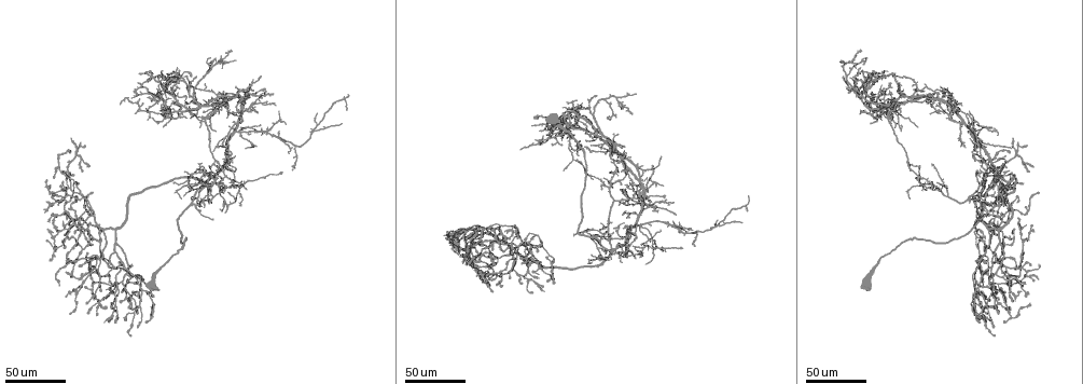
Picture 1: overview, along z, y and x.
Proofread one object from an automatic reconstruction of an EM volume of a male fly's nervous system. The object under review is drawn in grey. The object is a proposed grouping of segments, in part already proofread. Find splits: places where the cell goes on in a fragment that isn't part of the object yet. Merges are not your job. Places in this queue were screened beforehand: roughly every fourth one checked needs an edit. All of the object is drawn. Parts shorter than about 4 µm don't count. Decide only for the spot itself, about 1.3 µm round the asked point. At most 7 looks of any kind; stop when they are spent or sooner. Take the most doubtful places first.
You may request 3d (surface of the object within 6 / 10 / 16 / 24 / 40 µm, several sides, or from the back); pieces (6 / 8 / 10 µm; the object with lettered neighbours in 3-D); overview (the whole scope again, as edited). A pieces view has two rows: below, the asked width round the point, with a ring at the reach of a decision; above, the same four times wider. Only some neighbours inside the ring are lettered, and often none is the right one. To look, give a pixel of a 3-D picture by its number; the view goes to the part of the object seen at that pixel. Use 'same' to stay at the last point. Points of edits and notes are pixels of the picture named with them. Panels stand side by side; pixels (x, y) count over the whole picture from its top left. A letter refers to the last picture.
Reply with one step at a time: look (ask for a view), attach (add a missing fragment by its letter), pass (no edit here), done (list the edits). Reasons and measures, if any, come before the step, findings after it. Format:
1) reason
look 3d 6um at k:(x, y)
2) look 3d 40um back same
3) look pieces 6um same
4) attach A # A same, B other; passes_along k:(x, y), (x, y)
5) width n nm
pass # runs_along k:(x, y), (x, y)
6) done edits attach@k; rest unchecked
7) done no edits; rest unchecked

end of a long branch
look 3d 24um at 1:(520, 148)

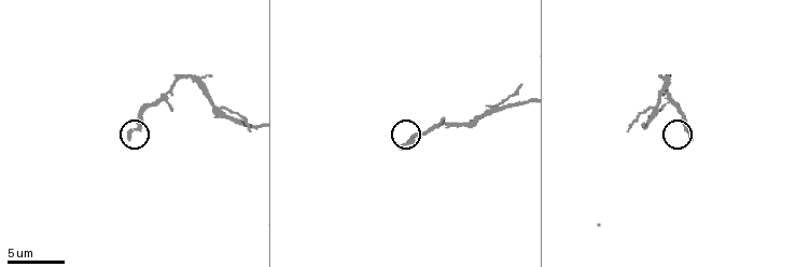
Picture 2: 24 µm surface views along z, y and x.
look pieces 6um at 2:(126, 138)

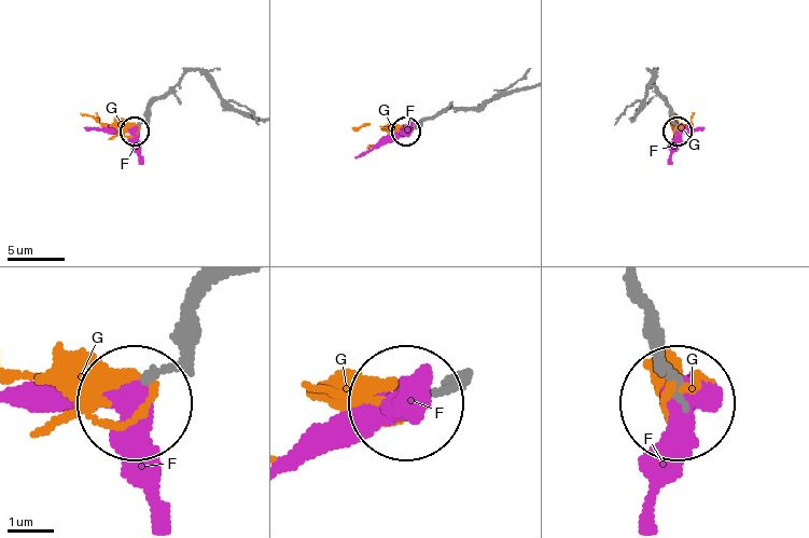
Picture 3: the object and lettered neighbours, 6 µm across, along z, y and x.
pass # F other, G other; runs_along 3:(212, 286), (197, 332), (147, 398); none of them fits

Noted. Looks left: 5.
free end
look 3d 40um at 1:(662, 158)

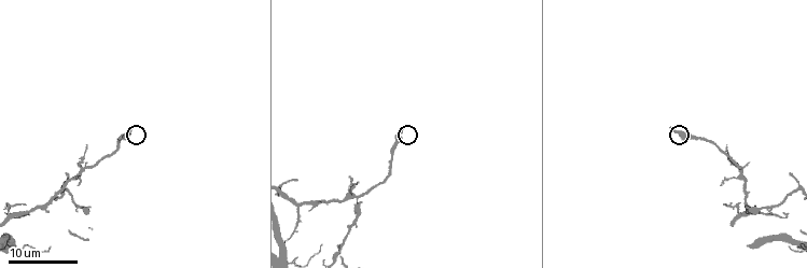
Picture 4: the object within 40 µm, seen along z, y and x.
look 3d 6um at 4:(671, 129)

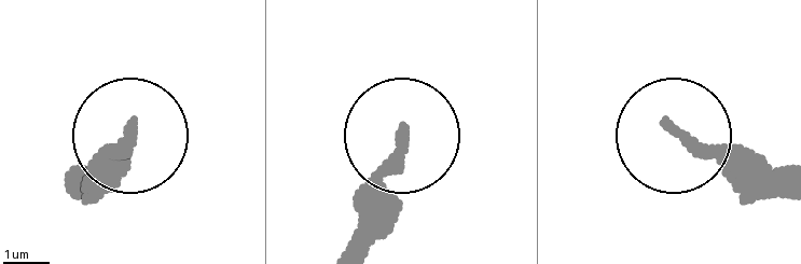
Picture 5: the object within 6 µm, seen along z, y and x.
look pieces 10um at 5:(130, 126)

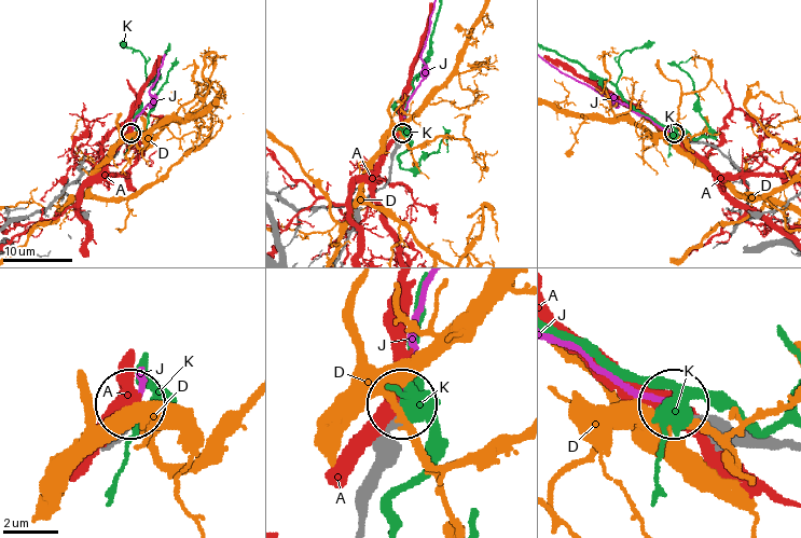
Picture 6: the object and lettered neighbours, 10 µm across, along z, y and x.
width 190 nm
pass # A other, D other, J other, K other; runs_along 6:(361, 516), (377, 440), (401, 408); no lettered fragment goes on from it

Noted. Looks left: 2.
free end
look 3d 24um at 1:(957, 114)

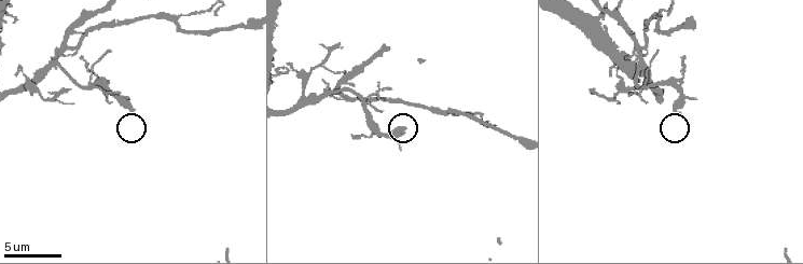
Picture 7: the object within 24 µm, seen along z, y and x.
see the neighbours
look pieces 8um at 7:(404, 128)

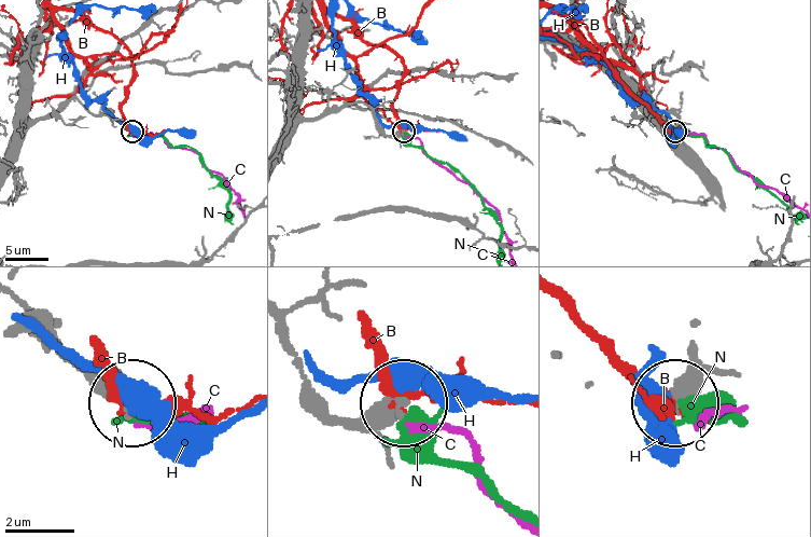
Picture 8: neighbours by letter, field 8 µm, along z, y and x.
pass # B other, C other, H other, N other; runs_along 8:(685, 350), (694, 376), (679, 400); no lettered fragment goes on from it

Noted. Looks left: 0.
done no edits; rest unchecked

